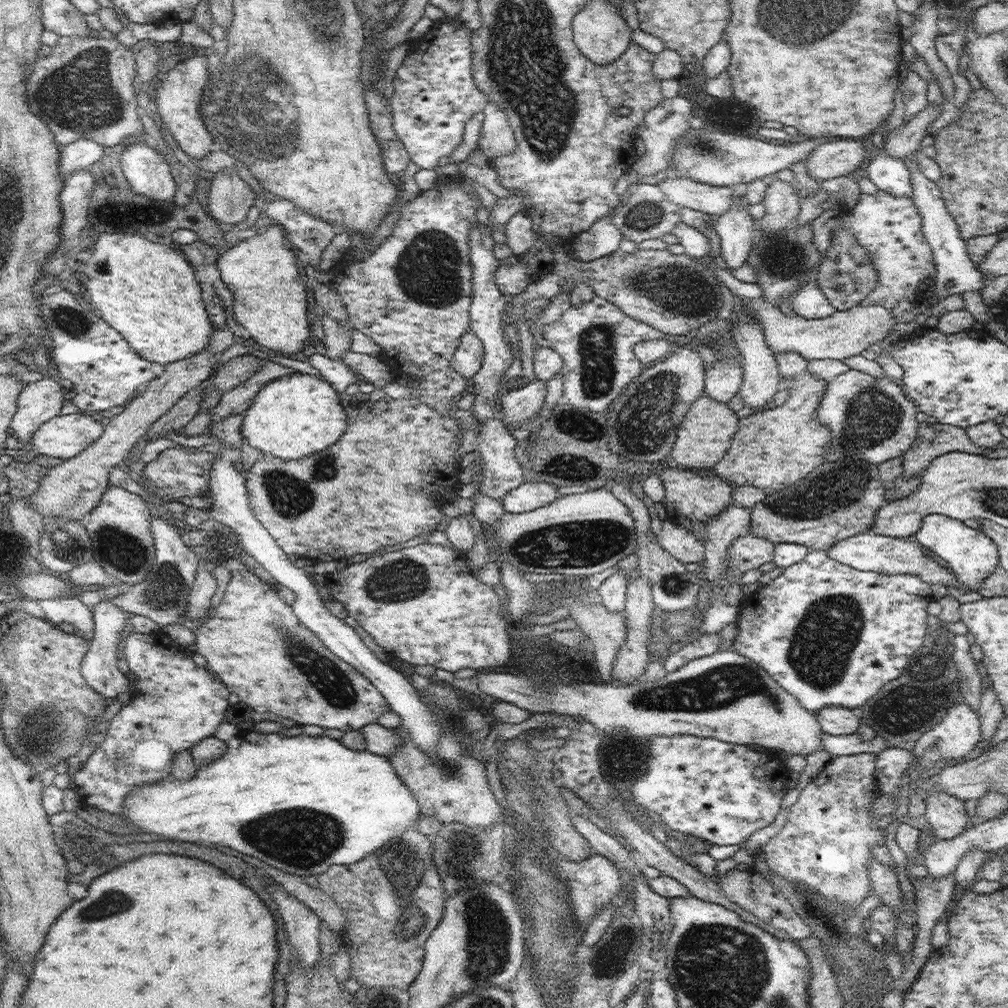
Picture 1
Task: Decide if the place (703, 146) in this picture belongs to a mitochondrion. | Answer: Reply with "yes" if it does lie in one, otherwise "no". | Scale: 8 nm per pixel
yes

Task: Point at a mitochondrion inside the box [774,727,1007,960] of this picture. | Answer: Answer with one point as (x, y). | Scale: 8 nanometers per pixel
(812, 906)

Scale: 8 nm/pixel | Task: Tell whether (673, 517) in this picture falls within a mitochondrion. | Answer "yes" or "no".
no

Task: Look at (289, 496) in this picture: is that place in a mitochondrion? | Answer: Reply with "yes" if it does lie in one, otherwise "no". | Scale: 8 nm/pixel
yes

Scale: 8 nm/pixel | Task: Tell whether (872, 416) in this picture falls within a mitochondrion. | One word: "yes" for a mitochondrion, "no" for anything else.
yes

